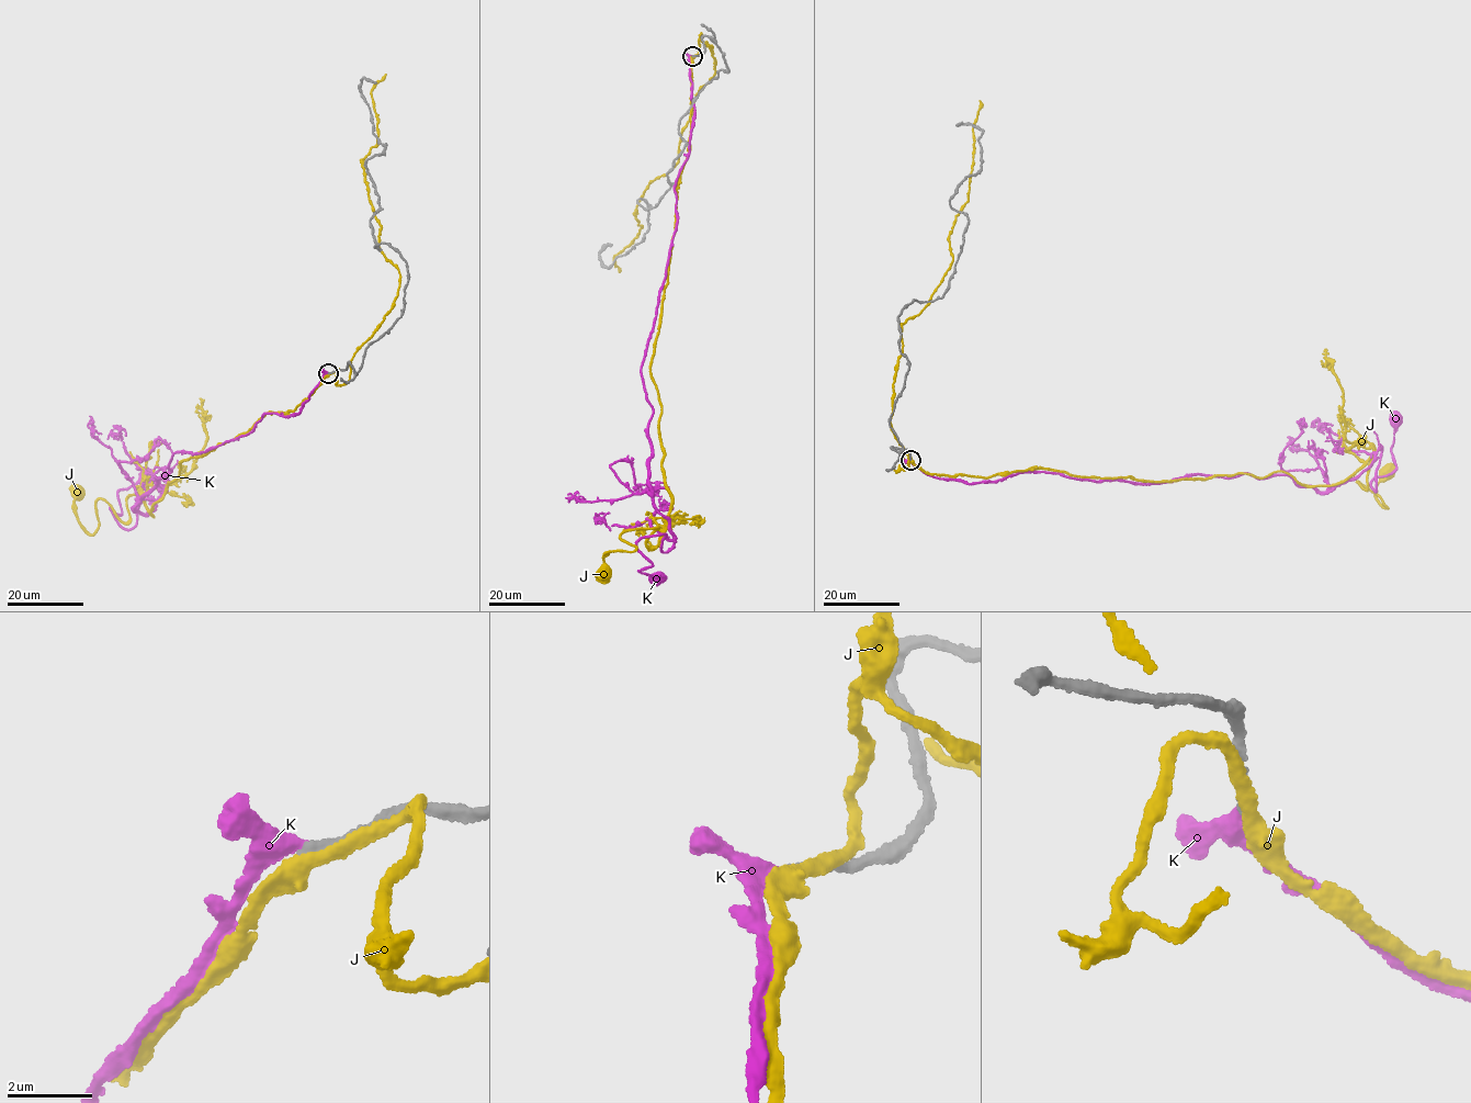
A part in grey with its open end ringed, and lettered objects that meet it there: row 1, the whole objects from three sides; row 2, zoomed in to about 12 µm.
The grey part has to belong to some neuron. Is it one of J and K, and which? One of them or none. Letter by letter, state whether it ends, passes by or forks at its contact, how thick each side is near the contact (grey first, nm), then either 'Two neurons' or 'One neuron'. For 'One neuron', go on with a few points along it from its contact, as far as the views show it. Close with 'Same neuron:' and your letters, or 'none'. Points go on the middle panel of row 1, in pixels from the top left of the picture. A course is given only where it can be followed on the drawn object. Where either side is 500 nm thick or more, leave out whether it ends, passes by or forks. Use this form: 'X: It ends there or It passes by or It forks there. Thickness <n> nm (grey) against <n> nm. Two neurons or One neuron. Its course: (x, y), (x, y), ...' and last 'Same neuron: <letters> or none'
J: It passes by. Thickness 280 nm (grey) against 280 nm. Two neurons
K: It ends there. Thickness 240 nm (grey) against 360 nm. Two neurons
Same neuron: none

